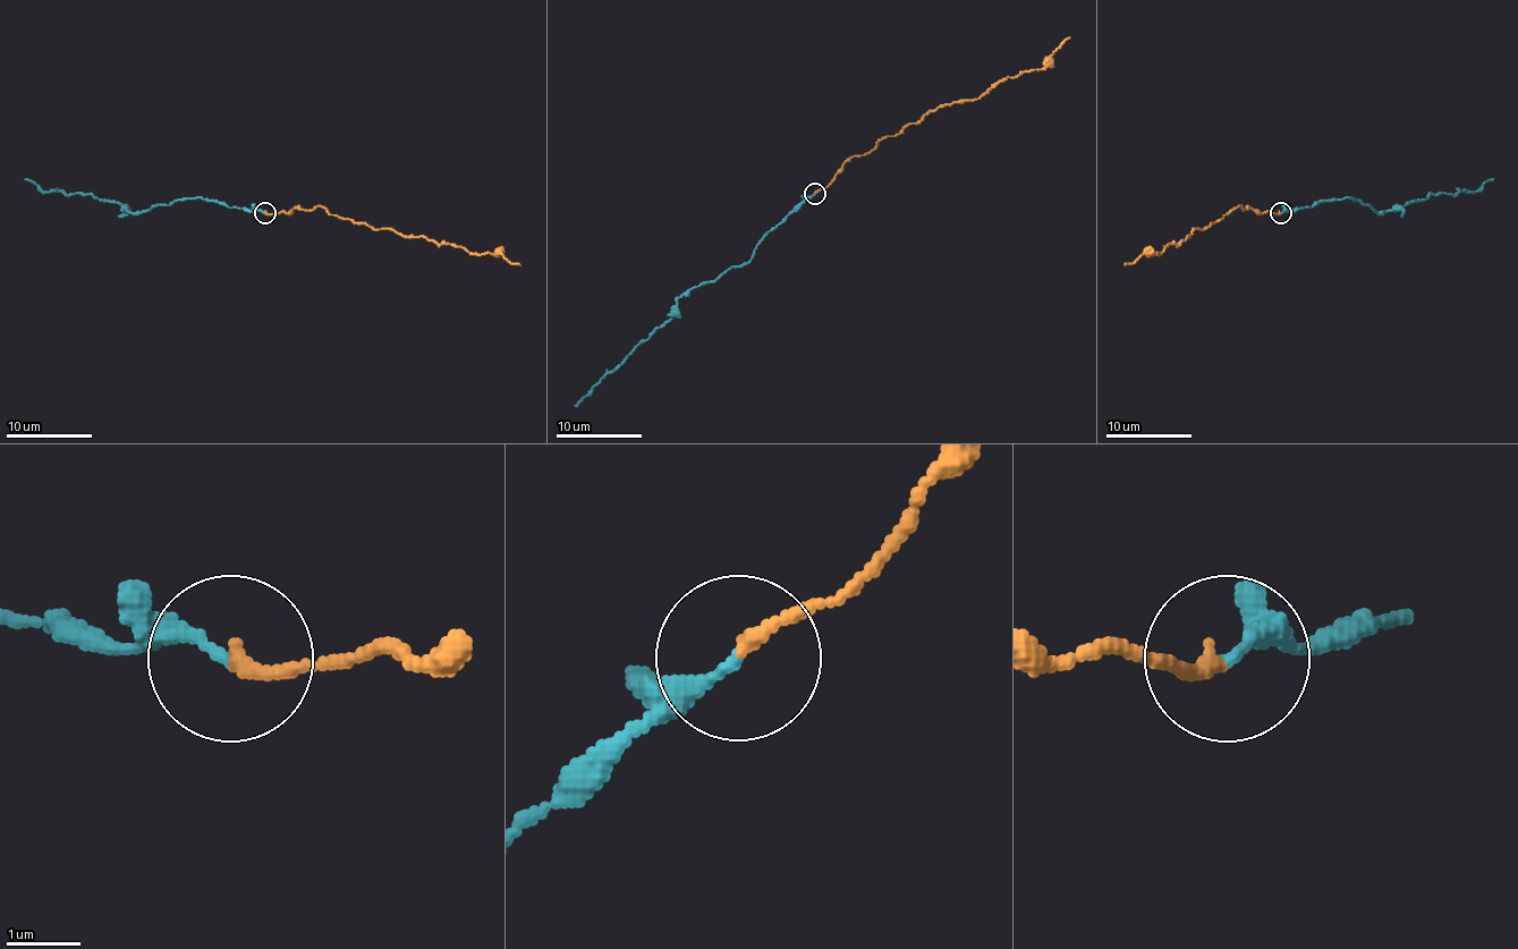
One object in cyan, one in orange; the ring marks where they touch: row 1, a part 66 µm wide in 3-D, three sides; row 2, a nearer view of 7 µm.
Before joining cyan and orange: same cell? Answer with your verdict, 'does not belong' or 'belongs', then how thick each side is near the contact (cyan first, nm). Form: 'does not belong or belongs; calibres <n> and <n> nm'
does not belong; calibres 180 and 200 nm

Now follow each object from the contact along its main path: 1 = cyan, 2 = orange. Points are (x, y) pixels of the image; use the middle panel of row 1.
1: (815, 194), (806, 196), (763, 237), (746, 263), (729, 268), (680, 297), (676, 312), (575, 407)
2: (815, 194), (847, 160), (882, 138), (897, 136), (940, 107), (976, 100), (1008, 76), (1041, 70), (1070, 37)

